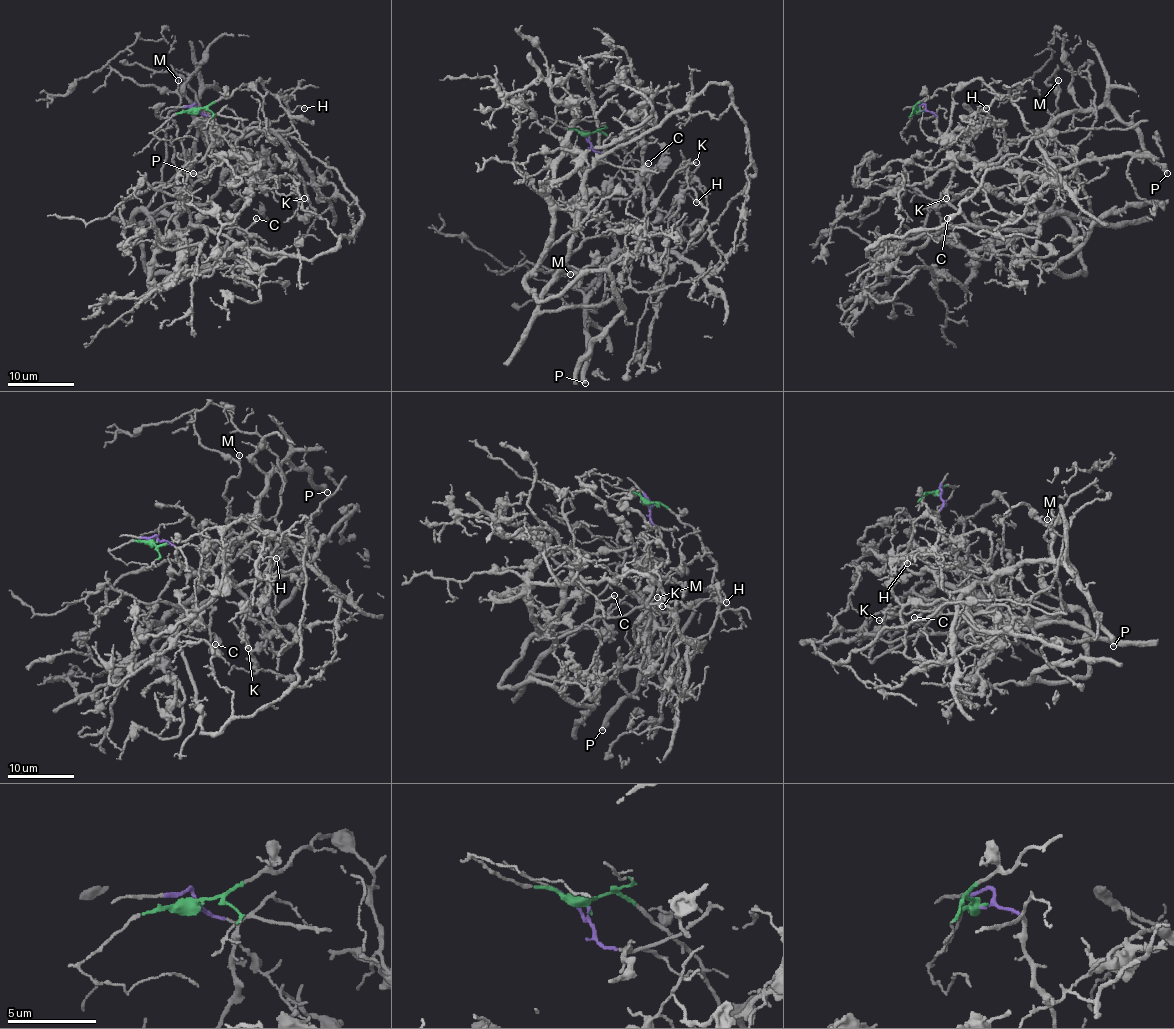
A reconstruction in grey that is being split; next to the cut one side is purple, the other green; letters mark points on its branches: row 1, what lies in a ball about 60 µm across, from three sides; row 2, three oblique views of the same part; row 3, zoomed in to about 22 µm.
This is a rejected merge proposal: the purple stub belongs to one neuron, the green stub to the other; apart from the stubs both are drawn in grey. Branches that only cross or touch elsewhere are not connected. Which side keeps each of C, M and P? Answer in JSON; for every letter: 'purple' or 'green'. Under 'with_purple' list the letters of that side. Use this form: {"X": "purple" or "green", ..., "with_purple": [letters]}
{"C": "purple", "M": "purple", "P": "green", "with_purple": ["C", "M"]}

